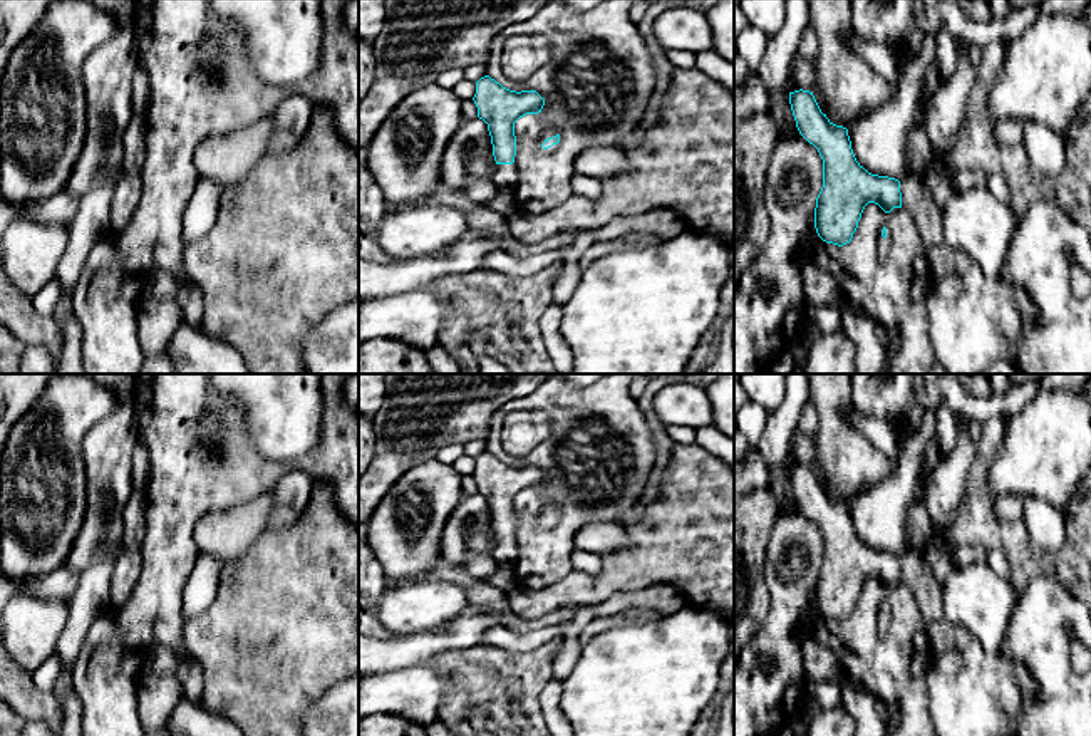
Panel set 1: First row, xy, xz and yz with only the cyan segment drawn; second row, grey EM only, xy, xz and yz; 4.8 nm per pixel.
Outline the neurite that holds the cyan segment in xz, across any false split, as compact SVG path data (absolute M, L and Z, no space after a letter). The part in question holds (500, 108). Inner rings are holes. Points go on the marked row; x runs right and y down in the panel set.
M489 75L476 82L473 97L478 107L478 117L488 124L496 161L491 181L498 191L513 189L516 169L513 166L516 156L514 122L526 114L538 114L545 106L545 99L536 91L509 91Z

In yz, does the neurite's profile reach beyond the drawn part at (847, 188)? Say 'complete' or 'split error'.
split error

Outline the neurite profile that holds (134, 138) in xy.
M134 114L124 132L124 176L139 176L146 159L146 119L144 114Z

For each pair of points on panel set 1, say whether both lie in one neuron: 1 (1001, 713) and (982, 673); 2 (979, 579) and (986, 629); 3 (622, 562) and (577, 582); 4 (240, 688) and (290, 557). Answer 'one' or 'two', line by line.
1: one
2: one
3: one
4: one

